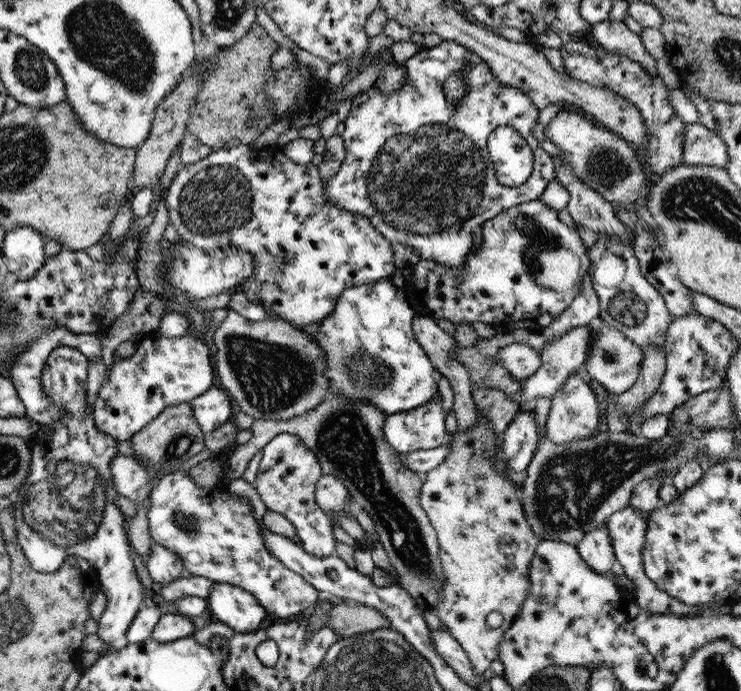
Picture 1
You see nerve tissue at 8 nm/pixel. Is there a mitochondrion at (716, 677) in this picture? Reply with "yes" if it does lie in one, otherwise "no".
yes

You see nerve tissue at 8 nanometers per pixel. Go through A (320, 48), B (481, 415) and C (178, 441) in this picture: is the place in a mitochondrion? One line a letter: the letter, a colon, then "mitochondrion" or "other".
A: other
B: other
C: mitochondrion

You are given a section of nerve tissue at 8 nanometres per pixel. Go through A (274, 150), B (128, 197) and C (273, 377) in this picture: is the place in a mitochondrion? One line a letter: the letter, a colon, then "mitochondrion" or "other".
A: other
B: other
C: mitochondrion

